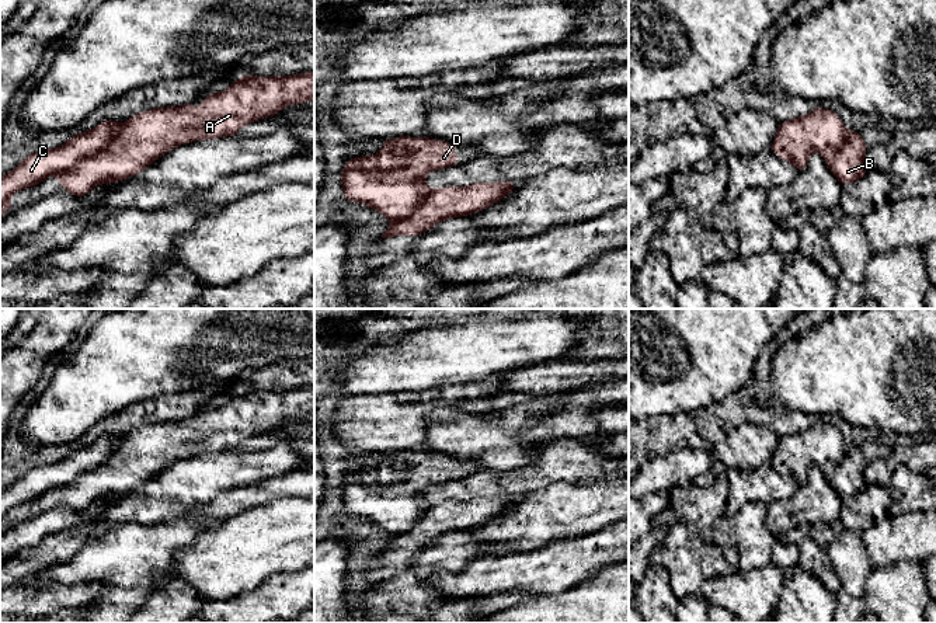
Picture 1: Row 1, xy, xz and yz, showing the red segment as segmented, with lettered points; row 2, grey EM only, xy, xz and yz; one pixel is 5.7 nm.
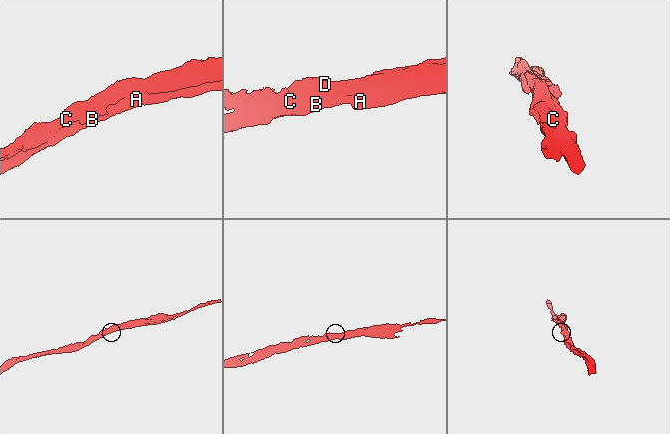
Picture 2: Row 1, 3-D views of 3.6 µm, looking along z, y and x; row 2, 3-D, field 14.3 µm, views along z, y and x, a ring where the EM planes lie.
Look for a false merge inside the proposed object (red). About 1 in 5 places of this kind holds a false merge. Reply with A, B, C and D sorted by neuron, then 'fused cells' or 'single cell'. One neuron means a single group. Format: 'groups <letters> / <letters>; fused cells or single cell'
groups A B / C D; fused cells

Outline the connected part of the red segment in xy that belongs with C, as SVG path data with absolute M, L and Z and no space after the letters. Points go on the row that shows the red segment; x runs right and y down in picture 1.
M105 119L93 130L72 136L63 146L27 154L20 166L0 177L0 203L11 194L34 187L51 175L69 170L77 161L97 154L111 142L119 125Z

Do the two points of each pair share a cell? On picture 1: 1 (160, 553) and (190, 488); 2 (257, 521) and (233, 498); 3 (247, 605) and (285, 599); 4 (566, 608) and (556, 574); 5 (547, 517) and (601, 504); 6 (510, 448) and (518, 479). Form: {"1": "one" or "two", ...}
{"1": "two", "2": "two", "3": "one", "4": "two", "5": "one", "6": "two"}

